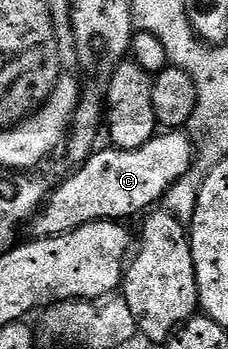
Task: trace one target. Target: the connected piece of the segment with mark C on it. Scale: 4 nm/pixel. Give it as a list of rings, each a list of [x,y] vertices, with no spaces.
[[[180,129],[165,130],[163,133],[156,134],[156,136],[154,136],[154,138],[152,138],[150,141],[146,141],[146,145],[142,145],[142,149],[134,149],[133,151],[122,151],[111,145],[105,146],[105,151],[100,151],[101,149],[93,150],[92,154],[88,156],[88,160],[85,163],[79,164],[79,166],[75,168],[76,172],[74,172],[73,175],[70,176],[69,179],[66,180],[65,183],[57,189],[57,191],[55,188],[55,190],[49,194],[43,208],[32,216],[30,220],[30,228],[32,227],[32,233],[30,233],[31,238],[47,239],[50,235],[65,235],[66,233],[70,233],[74,229],[78,229],[87,223],[103,223],[105,221],[128,221],[128,218],[130,218],[131,215],[137,215],[137,217],[140,217],[143,216],[149,209],[155,208],[157,204],[163,200],[164,194],[168,192],[174,186],[174,184],[182,178],[183,175],[187,175],[193,170],[192,159],[194,163],[194,160],[197,158],[198,151],[194,146],[193,136],[188,133],[183,135],[184,133],[185,132]]]

